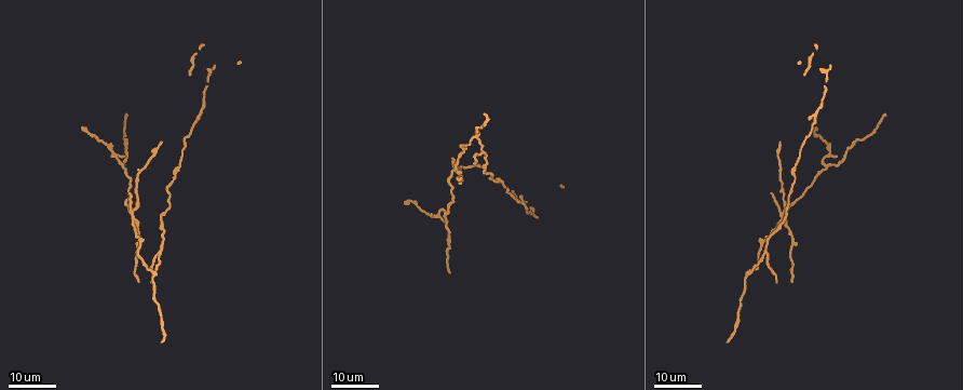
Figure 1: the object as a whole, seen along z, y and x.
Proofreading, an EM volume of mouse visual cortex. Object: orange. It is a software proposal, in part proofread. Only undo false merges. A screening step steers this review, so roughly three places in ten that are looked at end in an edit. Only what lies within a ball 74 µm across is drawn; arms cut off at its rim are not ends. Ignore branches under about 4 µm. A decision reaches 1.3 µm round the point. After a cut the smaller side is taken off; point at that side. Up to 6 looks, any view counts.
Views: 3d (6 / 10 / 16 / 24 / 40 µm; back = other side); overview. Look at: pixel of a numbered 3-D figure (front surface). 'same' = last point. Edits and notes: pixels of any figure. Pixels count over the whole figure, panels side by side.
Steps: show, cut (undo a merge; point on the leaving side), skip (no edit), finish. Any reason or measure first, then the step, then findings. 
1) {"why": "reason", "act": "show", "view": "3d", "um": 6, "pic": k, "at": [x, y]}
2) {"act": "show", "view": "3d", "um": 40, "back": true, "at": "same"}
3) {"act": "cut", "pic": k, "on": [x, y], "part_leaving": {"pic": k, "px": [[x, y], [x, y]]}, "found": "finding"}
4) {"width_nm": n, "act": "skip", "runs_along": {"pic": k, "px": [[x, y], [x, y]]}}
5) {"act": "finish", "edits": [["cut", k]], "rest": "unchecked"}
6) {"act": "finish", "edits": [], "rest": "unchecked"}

{"why": "three-way junction", "act": "show", "view": "3d", "um": 16, "pic": 1, "at": [815, 115]}

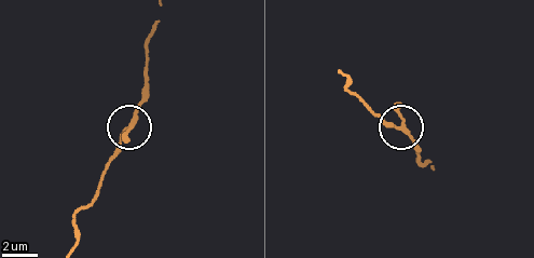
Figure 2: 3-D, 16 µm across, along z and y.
{"act": "show", "view": "3d", "um": 6, "pic": 2, "at": [394, 126]}

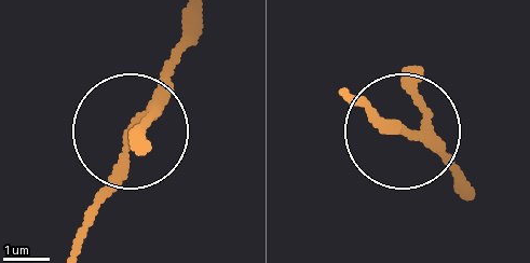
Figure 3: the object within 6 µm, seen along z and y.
{"arms": 3, "act": "skip", "found": "continuous, no second cell"}

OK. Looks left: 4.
{"why": "calibre changes", "act": "show", "view": "3d", "um": 16, "pic": 1, "at": [776, 157]}

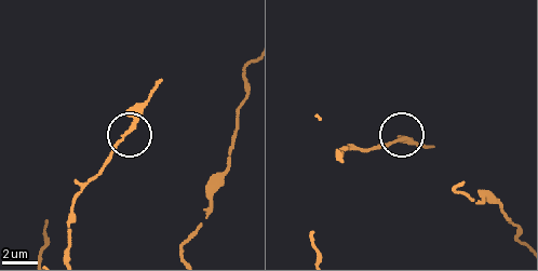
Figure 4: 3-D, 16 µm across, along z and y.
{"why": "zoom in", "act": "show", "view": "3d", "um": 10, "pic": 4, "at": [401, 140]}

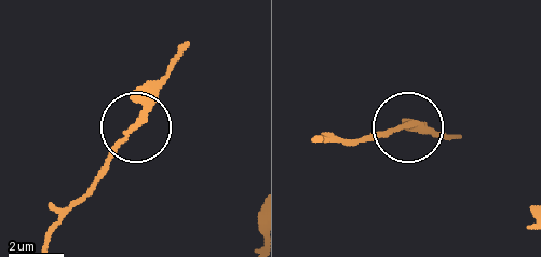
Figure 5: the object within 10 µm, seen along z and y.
{"width_nm": 180, "act": "skip", "runs_along": {"pic": 5, "px": [[314, 140], [379, 138], [407, 124], [442, 131]]}, "found": "one cell here"}

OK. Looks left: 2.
{"why": "four or more arms meet", "act": "show", "view": "3d", "um": 24, "pic": 1, "at": [135, 216]}

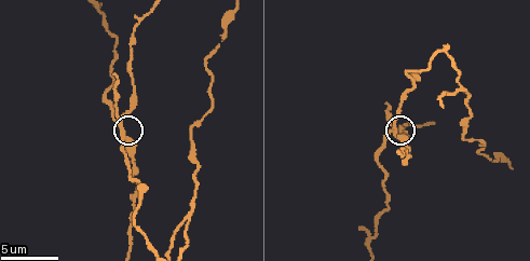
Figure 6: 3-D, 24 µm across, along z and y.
{"act": "show", "view": "3d", "um": 6, "pic": 6, "at": [124, 133]}

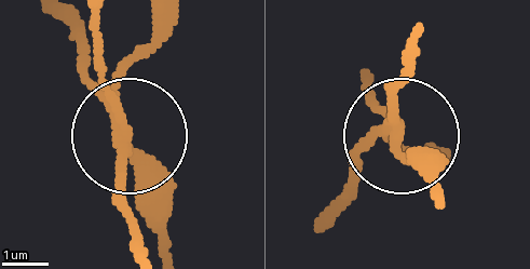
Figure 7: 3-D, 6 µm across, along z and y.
{"side_arm_um": 15, "arms": 4, "act": "cut", "pic": 7, "on": [107, 69], "found": "two cells meet here"}

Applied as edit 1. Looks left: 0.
{"act": "finish", "edits": [["cut", 7]], "rest": "unchecked"}

